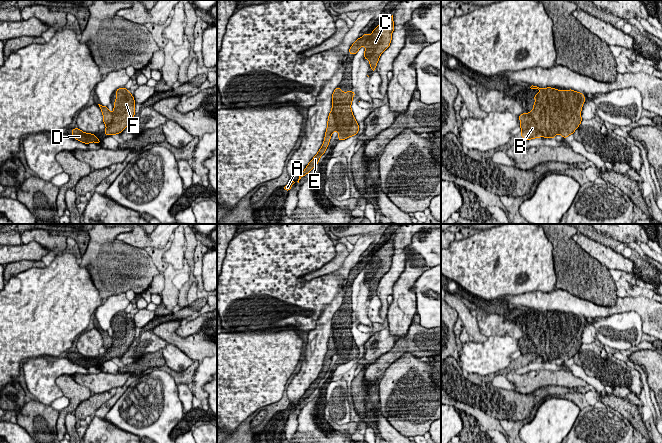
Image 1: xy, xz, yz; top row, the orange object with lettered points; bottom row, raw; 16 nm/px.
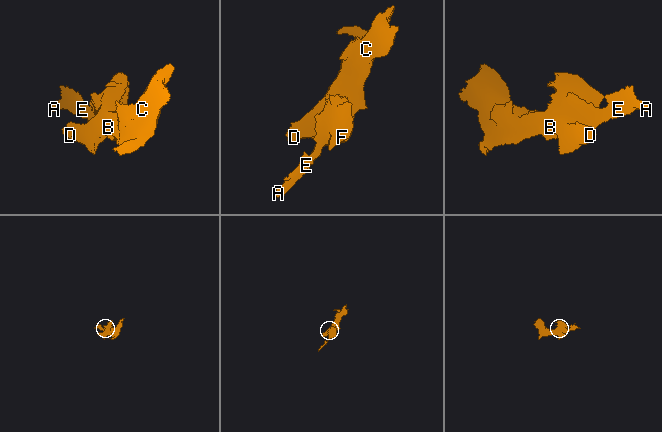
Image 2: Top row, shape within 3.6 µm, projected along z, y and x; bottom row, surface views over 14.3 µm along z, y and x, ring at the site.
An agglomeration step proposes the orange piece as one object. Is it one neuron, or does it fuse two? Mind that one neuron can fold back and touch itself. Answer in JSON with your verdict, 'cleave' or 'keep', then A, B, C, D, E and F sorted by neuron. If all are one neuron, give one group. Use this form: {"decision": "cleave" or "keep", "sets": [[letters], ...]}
{"decision": "cleave", "sets": [["A", "E"], ["B", "C", "D", "F"]]}

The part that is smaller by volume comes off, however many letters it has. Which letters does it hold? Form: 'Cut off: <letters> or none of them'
Cut off: A, E

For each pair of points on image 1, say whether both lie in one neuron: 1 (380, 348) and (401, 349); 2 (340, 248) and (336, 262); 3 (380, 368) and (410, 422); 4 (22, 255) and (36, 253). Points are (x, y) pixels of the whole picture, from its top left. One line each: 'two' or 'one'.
1: two
2: one
3: two
4: one

